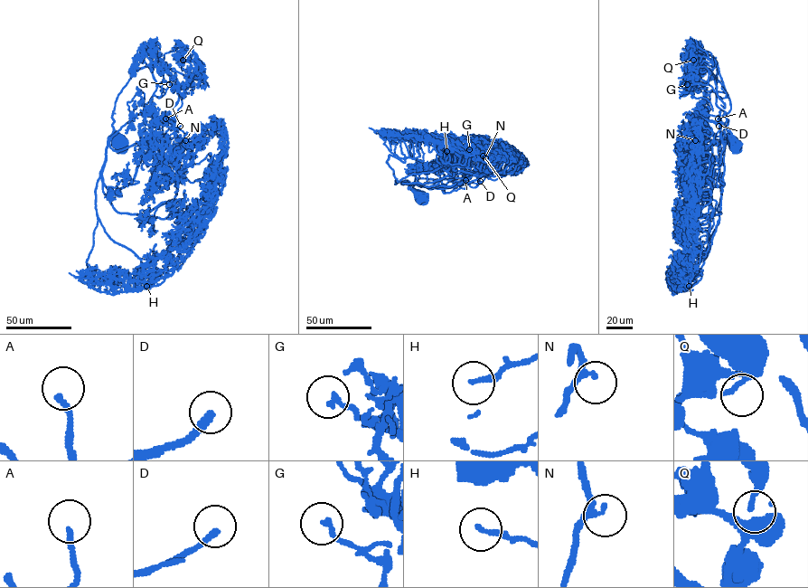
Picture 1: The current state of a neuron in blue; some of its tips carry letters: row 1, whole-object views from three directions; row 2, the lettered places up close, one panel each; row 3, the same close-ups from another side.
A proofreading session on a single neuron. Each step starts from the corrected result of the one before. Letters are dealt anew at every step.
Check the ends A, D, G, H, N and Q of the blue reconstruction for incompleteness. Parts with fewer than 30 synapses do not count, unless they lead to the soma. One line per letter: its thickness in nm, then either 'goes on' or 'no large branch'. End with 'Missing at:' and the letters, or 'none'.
A: 200 nm thick; goes on
D: 240 nm thick; goes on
G: 190 nm thick; no large branch
H: 180 nm thick; no large branch
N: 190 nm thick; no large branch
Q: 240 nm thick; no large branch
Missing at: A, D

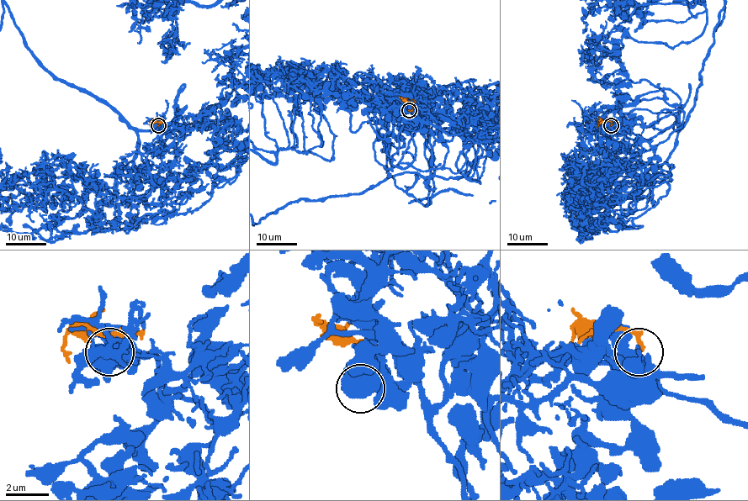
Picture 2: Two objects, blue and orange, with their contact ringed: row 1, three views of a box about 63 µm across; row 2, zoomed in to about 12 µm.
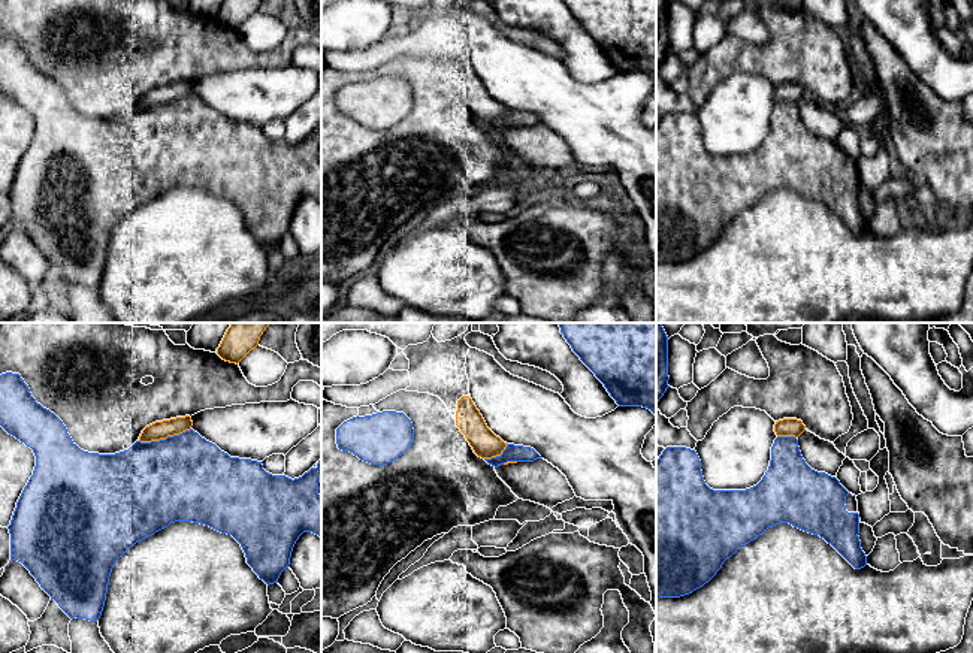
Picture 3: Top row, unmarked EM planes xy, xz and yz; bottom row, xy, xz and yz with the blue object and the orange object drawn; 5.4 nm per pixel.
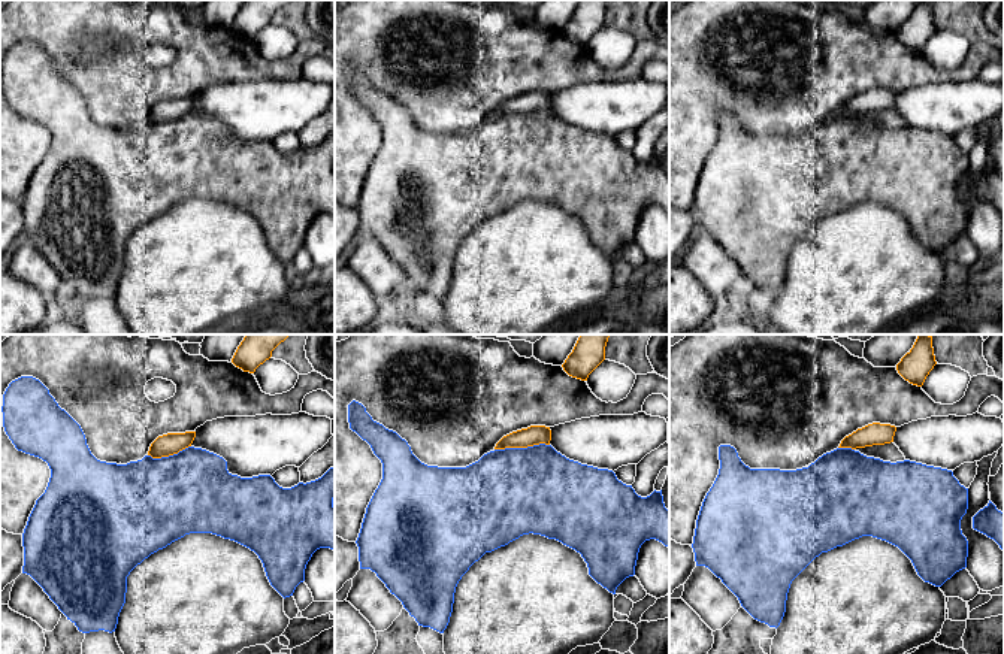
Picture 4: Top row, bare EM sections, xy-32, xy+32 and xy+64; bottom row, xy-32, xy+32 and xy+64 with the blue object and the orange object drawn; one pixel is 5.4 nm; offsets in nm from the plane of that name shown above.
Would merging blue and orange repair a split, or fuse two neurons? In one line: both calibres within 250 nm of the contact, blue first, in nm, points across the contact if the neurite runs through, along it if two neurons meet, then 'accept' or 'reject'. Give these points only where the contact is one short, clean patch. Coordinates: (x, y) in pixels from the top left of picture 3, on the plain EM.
460/100 nm | reject

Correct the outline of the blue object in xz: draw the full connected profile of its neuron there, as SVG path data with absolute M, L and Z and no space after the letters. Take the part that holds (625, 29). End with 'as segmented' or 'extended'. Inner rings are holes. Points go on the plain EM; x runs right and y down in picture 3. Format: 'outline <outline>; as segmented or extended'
outline M563 0L563 3L619 72L643 72L656 81L656 0Z; as segmented

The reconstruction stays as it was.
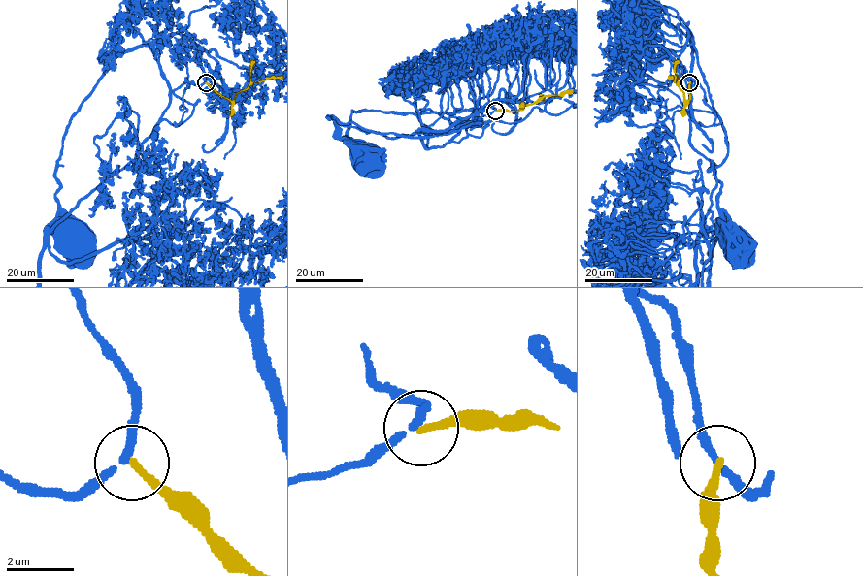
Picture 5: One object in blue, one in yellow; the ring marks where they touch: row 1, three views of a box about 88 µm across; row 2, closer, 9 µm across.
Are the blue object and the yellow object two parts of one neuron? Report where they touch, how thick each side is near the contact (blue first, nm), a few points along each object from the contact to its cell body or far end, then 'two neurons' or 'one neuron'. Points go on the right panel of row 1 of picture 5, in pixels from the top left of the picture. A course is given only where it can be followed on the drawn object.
(689, 82) | 200/220 nm | blue via (689, 82), (707, 88), (726, 145), (726, 157), (713, 167), (716, 185), (705, 229), (732, 238) | yellow via (689, 82), (687, 100), (669, 76) | two neurons

